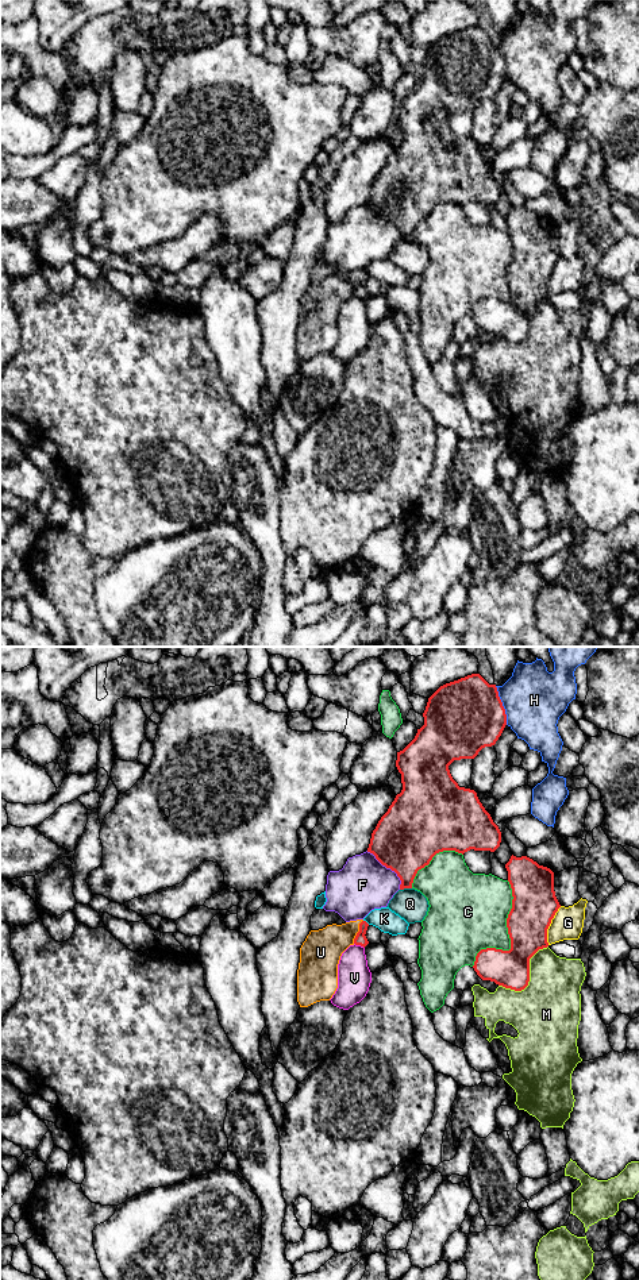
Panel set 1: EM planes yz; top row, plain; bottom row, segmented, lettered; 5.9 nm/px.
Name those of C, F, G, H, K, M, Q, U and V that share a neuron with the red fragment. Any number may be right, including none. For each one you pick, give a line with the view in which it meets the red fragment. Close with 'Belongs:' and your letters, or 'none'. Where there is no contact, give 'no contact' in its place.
U: yz
Belongs: U

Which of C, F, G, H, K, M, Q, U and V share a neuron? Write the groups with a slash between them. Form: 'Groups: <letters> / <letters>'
Groups: C / F / G / H / K / M / Q / U / V

